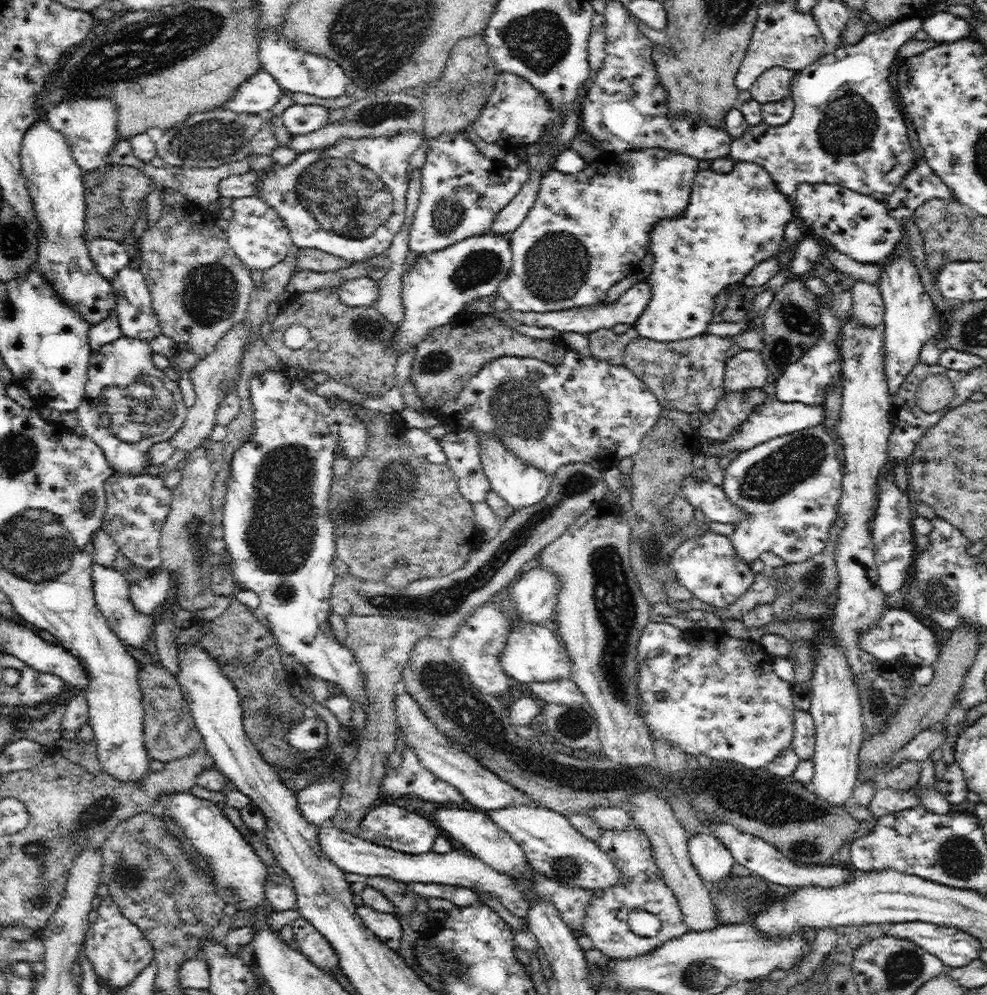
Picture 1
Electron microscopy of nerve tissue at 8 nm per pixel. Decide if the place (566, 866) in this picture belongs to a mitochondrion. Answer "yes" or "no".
yes

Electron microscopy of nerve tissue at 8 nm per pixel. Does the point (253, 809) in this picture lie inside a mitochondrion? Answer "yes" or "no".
no

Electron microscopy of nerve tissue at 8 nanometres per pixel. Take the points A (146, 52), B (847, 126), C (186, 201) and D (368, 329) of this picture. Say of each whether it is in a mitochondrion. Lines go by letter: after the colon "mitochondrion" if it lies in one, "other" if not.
A: mitochondrion
B: mitochondrion
C: other
D: mitochondrion

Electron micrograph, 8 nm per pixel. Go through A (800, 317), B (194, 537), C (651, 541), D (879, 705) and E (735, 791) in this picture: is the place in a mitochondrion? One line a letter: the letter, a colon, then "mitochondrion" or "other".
A: mitochondrion
B: mitochondrion
C: mitochondrion
D: mitochondrion
E: mitochondrion

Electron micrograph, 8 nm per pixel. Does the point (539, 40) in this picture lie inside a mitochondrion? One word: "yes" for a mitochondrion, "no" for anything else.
yes

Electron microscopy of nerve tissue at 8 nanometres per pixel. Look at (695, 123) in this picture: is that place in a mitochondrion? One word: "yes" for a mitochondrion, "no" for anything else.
no

